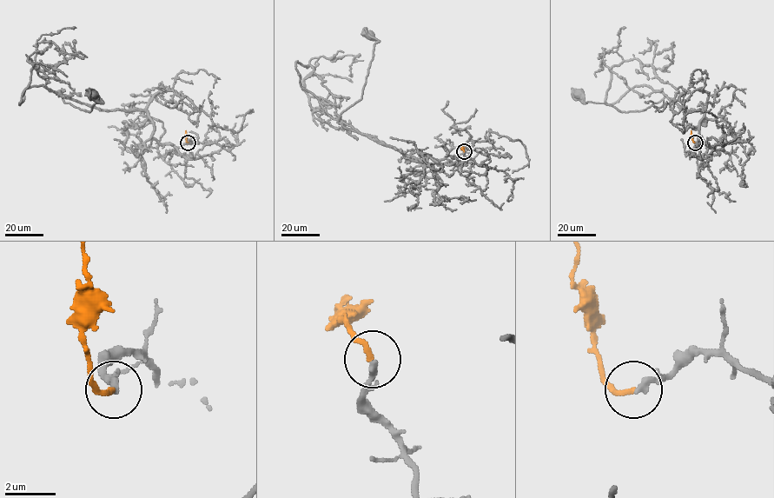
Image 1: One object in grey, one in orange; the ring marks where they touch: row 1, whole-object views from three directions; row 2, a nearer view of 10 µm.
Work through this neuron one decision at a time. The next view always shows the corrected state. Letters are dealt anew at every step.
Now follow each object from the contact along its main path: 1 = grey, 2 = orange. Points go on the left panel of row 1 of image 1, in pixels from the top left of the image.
1: (188, 142), (178, 148), (158, 142), (144, 110), (102, 110), (62, 98), (89, 112), (102, 102), (94, 96)
2: (188, 142), (186, 130)

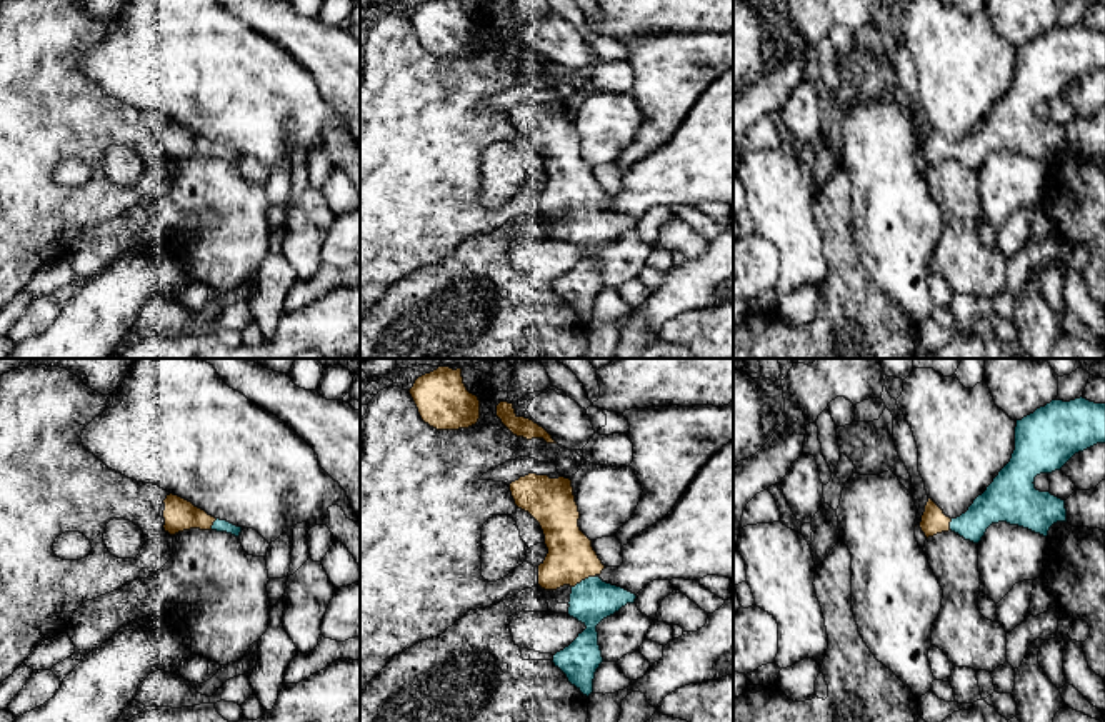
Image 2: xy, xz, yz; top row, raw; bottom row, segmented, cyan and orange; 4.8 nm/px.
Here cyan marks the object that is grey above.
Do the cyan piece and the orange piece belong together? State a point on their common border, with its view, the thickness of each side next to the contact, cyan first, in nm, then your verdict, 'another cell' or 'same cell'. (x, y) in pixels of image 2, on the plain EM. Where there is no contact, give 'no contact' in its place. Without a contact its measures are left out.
xz (585, 205) | 200/240 nm | same cell

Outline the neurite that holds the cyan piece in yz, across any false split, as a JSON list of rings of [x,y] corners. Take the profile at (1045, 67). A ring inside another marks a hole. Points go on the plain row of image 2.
[[[1052,27],[1017,47],[1010,88],[965,140],[950,145],[928,125],[920,155],[927,165],[952,157],[978,170],[992,150],[1007,148],[1047,163],[1053,150],[1067,148],[1067,135],[1065,127],[1037,117],[1035,103],[1097,70],[1105,70],[1105,30]]]

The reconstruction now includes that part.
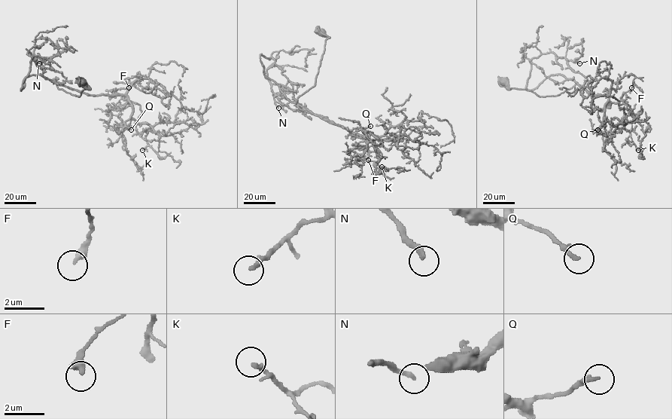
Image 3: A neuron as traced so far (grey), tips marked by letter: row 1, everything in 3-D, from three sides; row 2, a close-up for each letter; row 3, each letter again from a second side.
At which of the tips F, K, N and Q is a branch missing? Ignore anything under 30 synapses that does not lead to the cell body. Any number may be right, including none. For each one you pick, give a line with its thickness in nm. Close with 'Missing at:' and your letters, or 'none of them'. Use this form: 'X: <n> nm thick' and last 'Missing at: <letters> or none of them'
N: 240 nm thick
Missing at: N

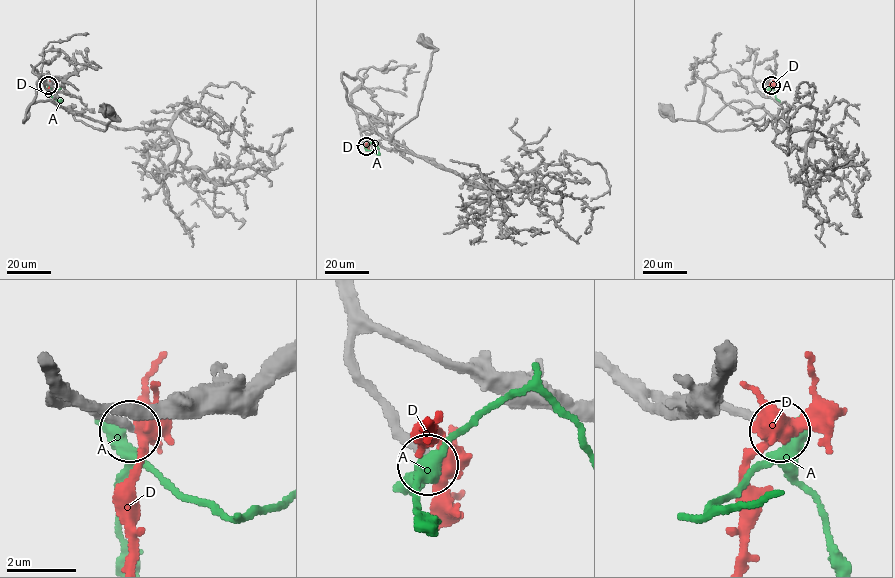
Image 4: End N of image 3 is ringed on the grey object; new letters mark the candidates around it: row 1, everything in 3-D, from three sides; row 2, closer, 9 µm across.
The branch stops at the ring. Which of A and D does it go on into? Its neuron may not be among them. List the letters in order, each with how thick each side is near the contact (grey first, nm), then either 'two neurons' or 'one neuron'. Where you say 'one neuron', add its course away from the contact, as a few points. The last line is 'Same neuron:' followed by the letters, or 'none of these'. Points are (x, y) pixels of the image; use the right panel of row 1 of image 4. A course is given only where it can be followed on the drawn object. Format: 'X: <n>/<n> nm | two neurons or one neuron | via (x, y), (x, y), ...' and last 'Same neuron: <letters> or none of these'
A: 240/550 nm | two neurons
D: 280/420 nm | two neurons
Same neuron: none of these

